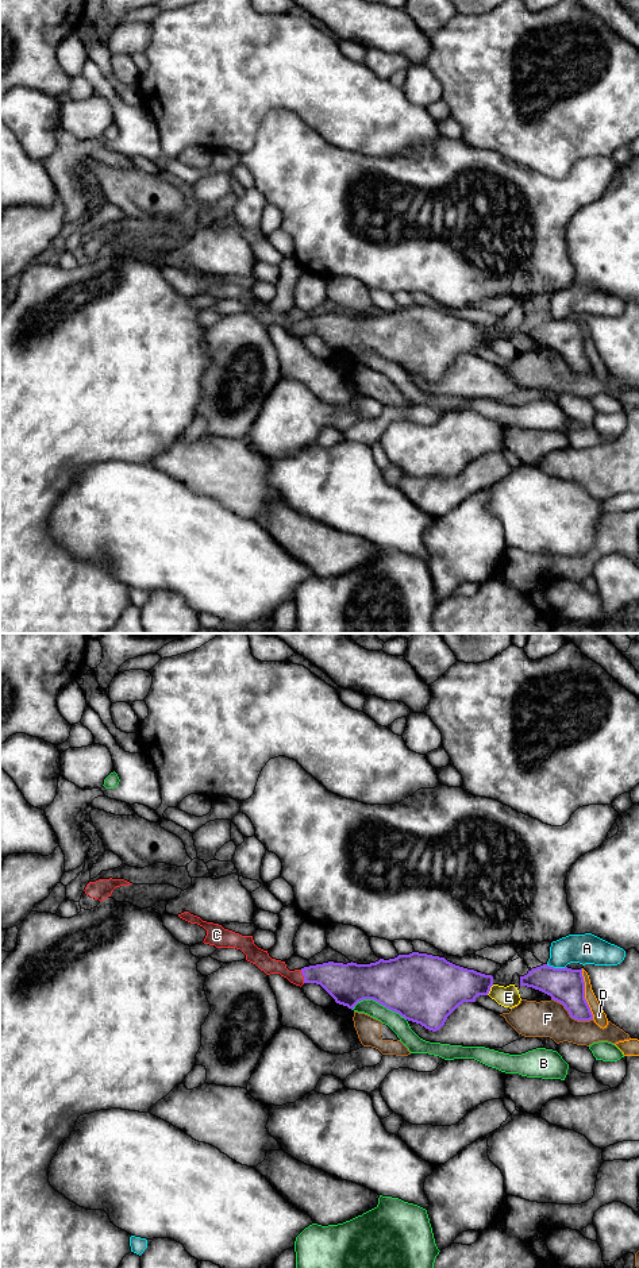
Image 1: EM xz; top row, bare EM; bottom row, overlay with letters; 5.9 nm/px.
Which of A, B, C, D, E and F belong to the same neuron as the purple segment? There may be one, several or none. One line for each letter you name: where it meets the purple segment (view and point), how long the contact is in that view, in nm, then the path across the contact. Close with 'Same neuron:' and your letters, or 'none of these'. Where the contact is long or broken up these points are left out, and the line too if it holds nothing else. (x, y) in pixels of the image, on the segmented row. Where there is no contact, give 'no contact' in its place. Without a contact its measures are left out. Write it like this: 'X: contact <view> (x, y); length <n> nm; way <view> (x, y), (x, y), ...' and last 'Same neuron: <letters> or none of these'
C: contact xz (303, 975); length 80 nm; way xz (343, 982), (330, 975), (303, 975), (289, 975), (264, 962)
Same neuron: C

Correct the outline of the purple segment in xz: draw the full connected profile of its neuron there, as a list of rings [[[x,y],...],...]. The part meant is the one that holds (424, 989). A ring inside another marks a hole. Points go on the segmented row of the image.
[[[189,912],[178,917],[207,930],[204,944],[240,949],[246,960],[266,975],[280,974],[300,987],[304,983],[320,984],[336,1003],[351,1010],[358,1002],[373,999],[432,1032],[439,1030],[459,1005],[488,995],[493,986],[492,975],[419,952],[370,964],[328,961],[289,971],[285,961],[272,959],[267,951],[258,948],[253,936],[203,921]]]

